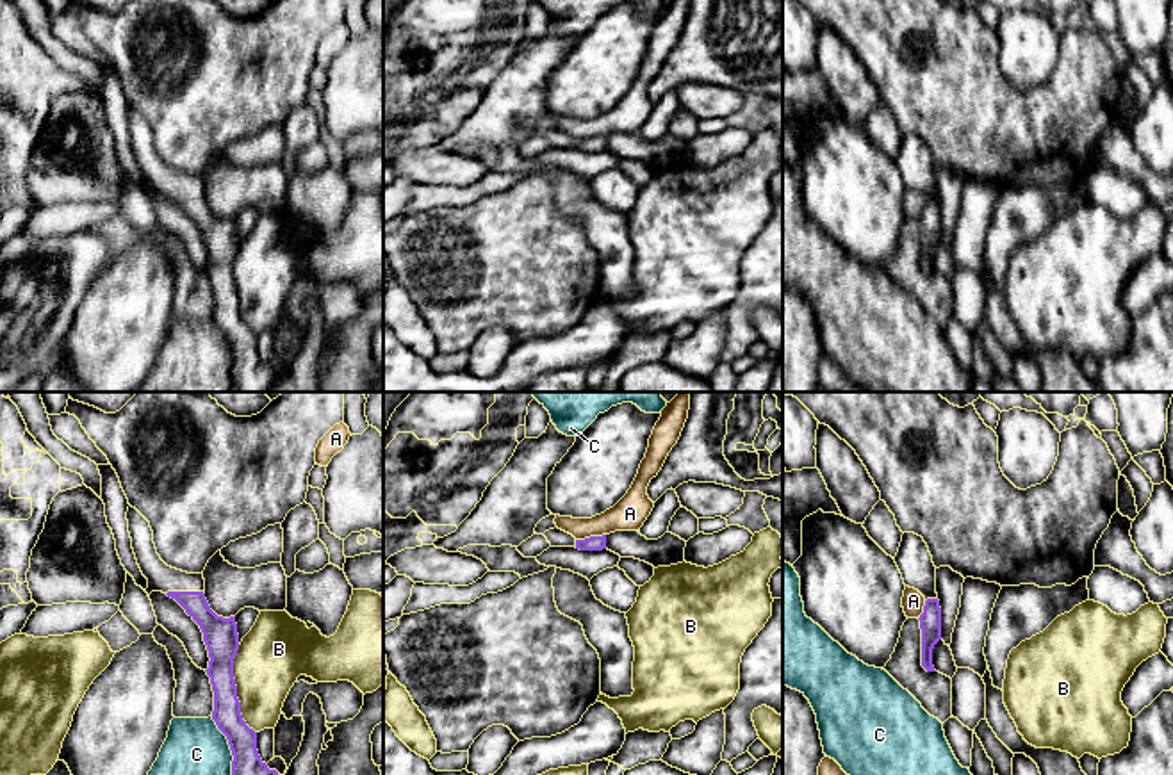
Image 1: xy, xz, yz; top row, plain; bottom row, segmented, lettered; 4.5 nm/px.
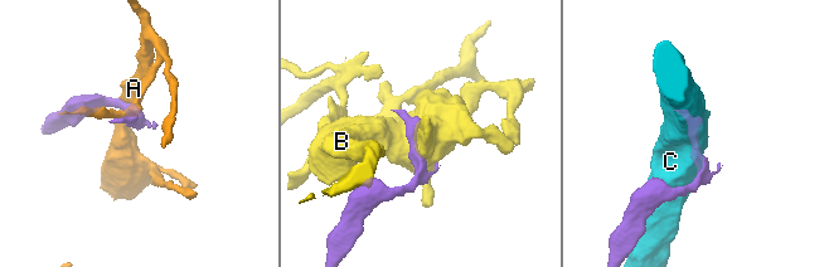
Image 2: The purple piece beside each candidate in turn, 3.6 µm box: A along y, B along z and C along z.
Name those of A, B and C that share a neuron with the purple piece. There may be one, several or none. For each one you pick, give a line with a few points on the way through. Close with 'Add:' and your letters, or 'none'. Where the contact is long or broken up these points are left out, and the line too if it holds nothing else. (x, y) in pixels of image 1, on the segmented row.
Add: none

